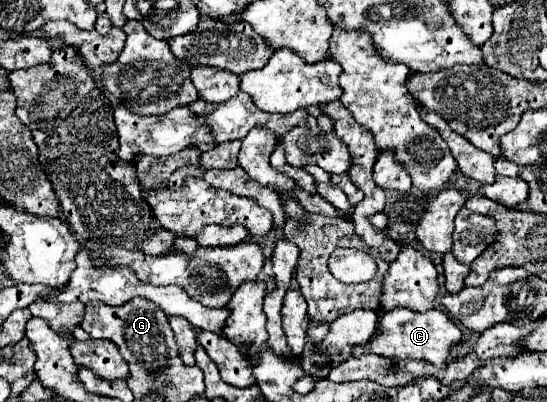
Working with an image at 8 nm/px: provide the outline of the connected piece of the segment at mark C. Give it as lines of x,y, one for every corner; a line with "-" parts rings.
392,309
378,317
378,325
376,325
376,333
372,335
372,341
368,341
368,345
354,347
352,355
360,357
366,353
376,353
392,359
416,359
416,361
428,361
438,369
444,369
448,361
448,349
450,345
458,343
460,337
462,333
454,325
454,321
438,309
432,309
428,313
412,313
410,309

